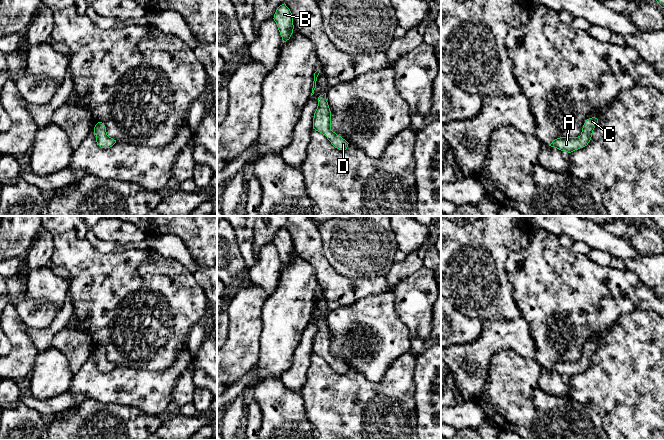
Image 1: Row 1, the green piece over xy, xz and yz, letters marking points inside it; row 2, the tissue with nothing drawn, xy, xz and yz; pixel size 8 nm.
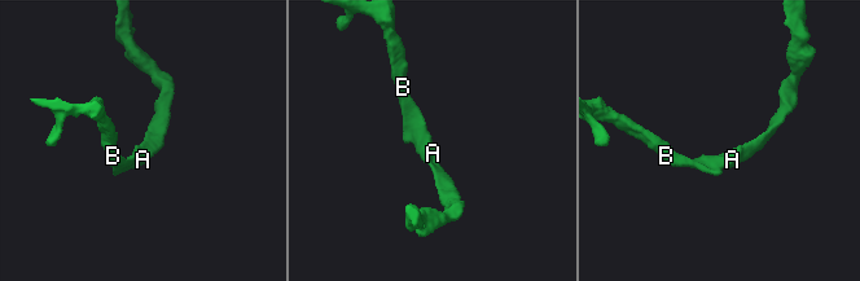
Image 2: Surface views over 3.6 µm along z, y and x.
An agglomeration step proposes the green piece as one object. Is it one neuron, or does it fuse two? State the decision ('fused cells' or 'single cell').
single cell

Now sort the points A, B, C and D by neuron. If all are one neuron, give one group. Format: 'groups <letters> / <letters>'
groups A B C D

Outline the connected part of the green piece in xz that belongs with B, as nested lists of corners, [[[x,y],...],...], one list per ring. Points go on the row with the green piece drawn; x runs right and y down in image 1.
[[[285,3],[277,8],[273,19],[277,24],[283,43],[286,42],[293,33],[294,25],[293,15]]]

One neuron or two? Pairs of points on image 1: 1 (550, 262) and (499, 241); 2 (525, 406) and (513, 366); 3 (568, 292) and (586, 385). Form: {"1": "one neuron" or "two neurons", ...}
{"1": "two neurons", "2": "one neuron", "3": "two neurons"}

